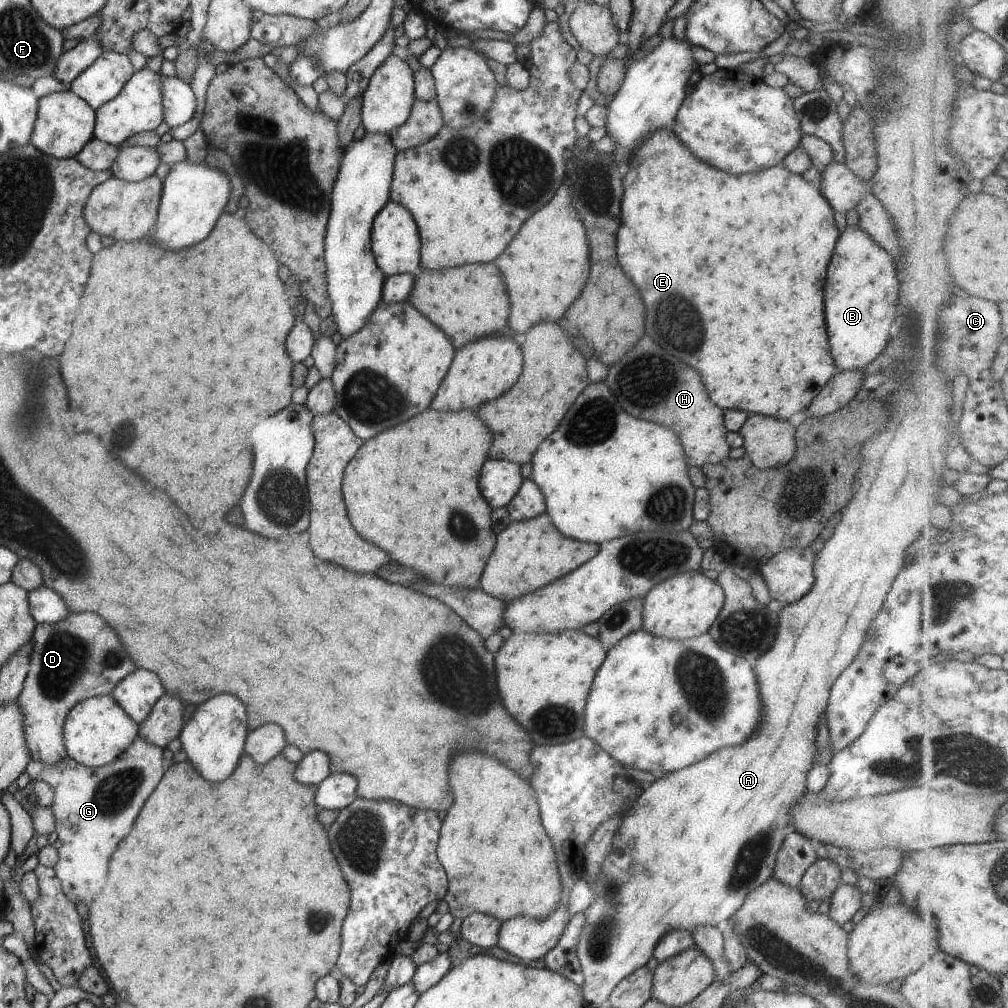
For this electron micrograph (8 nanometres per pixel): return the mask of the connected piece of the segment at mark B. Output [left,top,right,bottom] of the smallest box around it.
[823,225,897,370]

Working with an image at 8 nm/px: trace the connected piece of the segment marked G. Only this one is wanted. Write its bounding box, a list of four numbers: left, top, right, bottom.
[24,735,167,905]

